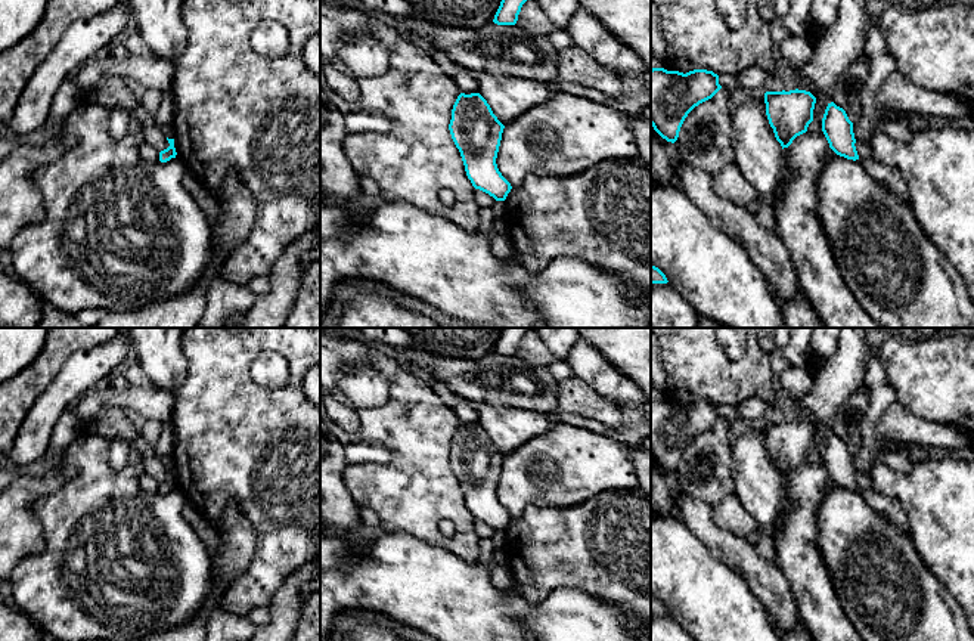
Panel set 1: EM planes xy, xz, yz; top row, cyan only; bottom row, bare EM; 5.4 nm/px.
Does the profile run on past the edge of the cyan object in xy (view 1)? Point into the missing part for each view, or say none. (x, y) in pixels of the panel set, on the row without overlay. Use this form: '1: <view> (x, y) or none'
1: none

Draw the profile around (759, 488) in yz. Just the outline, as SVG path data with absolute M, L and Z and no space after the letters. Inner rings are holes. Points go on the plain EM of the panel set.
M764 427L732 439L729 474L733 477L733 493L741 505L763 533L772 533L784 486L766 446Z

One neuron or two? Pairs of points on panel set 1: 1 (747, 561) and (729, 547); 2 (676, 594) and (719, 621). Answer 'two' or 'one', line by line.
1: one
2: one

